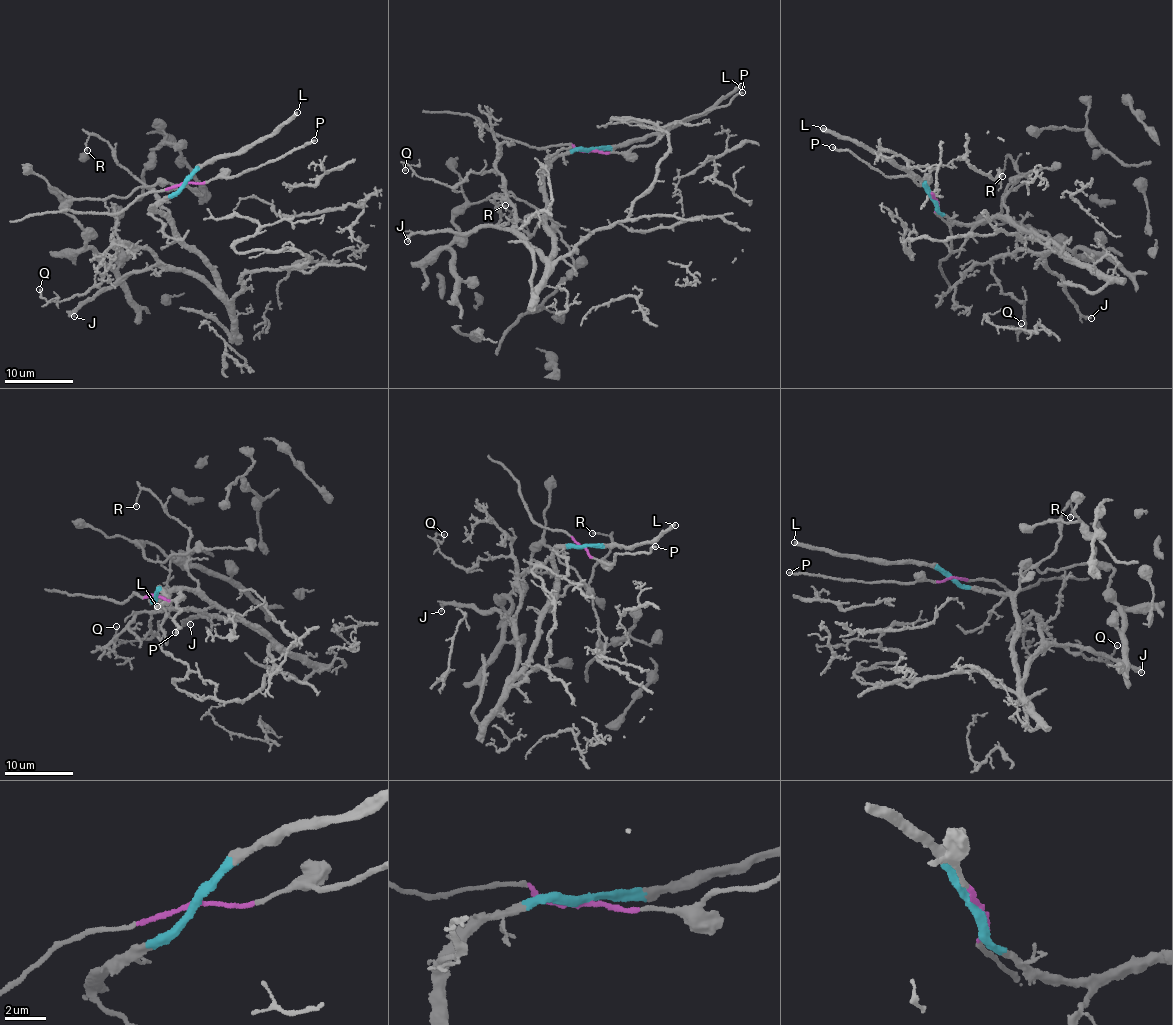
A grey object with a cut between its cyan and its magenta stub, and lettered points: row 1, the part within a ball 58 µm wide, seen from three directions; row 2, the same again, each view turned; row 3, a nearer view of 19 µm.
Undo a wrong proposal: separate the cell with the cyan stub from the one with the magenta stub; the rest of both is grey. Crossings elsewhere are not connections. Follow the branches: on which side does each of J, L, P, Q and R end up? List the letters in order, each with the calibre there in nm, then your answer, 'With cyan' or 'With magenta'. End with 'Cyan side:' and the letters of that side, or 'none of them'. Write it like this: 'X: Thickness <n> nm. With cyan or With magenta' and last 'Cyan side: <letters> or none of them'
J: Thickness 160 nm. With cyan
L: Thickness 360 nm. With cyan
P: Thickness 190 nm. With magenta
Q: Thickness 130 nm. With cyan
R: Thickness 130 nm. With cyan
Cyan side: J, L, Q, R

